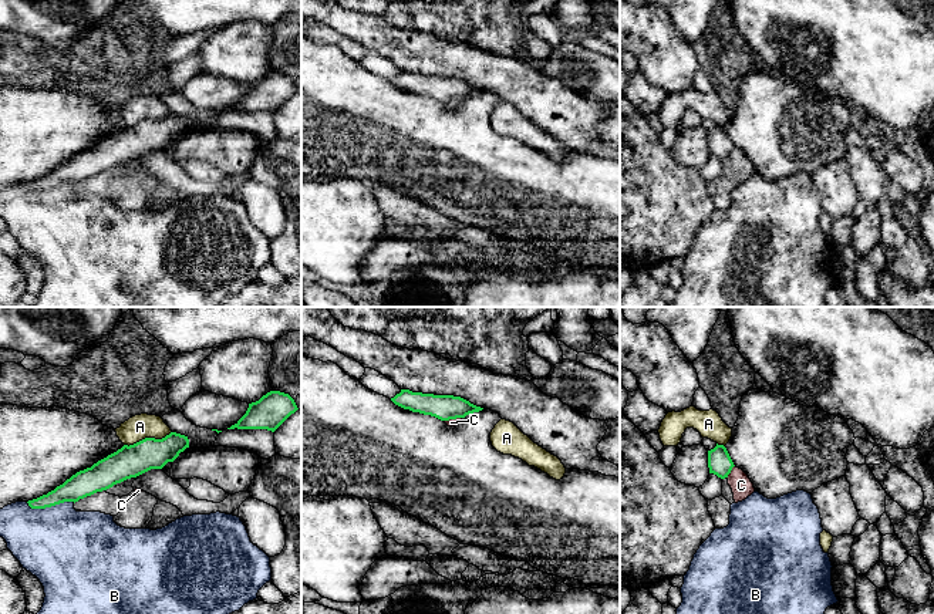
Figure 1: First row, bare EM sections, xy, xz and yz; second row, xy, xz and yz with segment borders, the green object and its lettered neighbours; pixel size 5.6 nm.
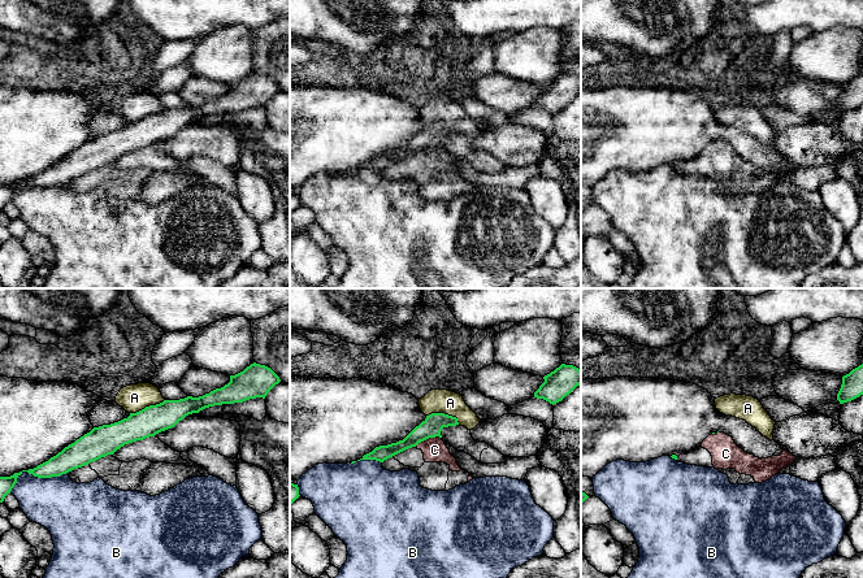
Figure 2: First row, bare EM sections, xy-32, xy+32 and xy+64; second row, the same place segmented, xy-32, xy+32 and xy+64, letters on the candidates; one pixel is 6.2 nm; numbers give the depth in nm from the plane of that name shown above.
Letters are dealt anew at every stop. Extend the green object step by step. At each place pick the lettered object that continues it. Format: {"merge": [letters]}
{"merge": []}

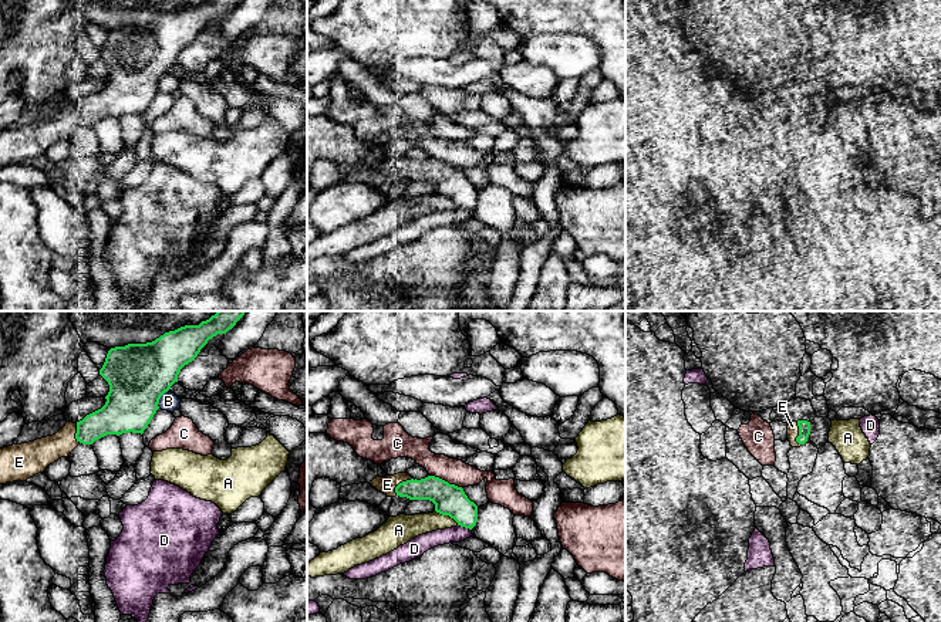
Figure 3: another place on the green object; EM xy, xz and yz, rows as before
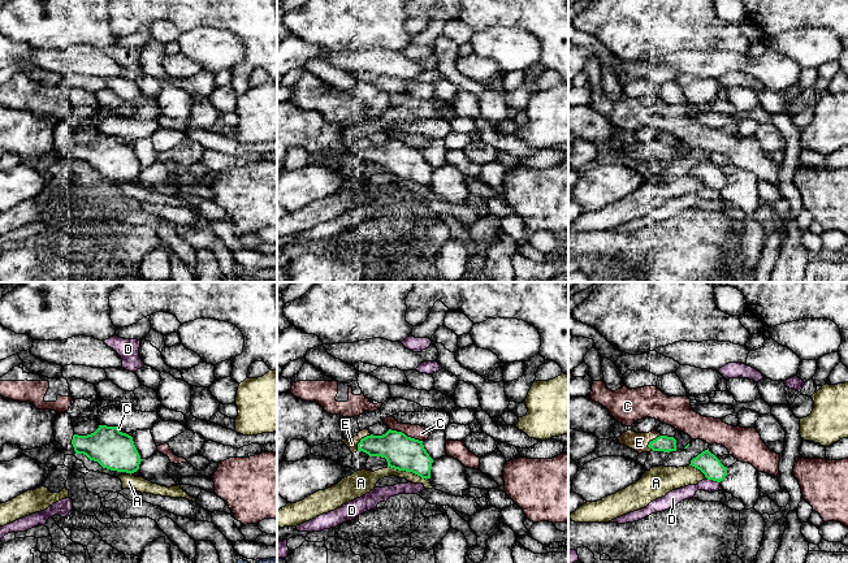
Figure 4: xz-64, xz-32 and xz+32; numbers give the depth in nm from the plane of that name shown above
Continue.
{"merge": ["E"]}

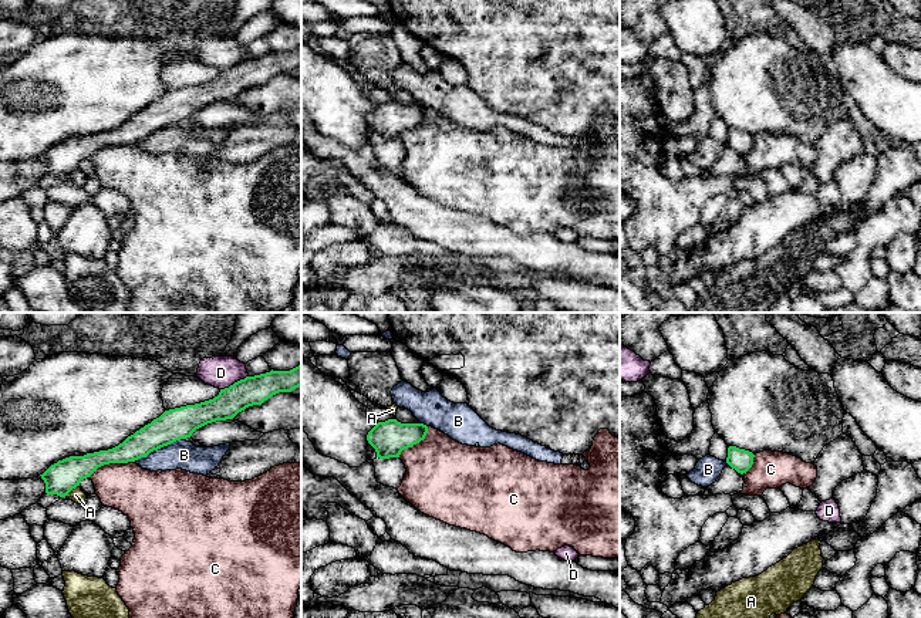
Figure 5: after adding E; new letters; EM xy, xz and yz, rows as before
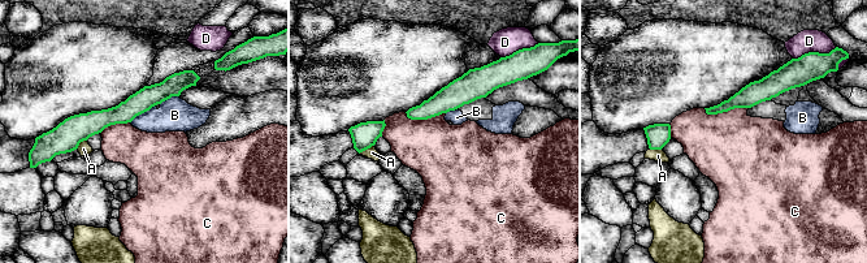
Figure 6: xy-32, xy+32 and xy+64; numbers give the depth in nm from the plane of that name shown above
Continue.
{"merge": []}

